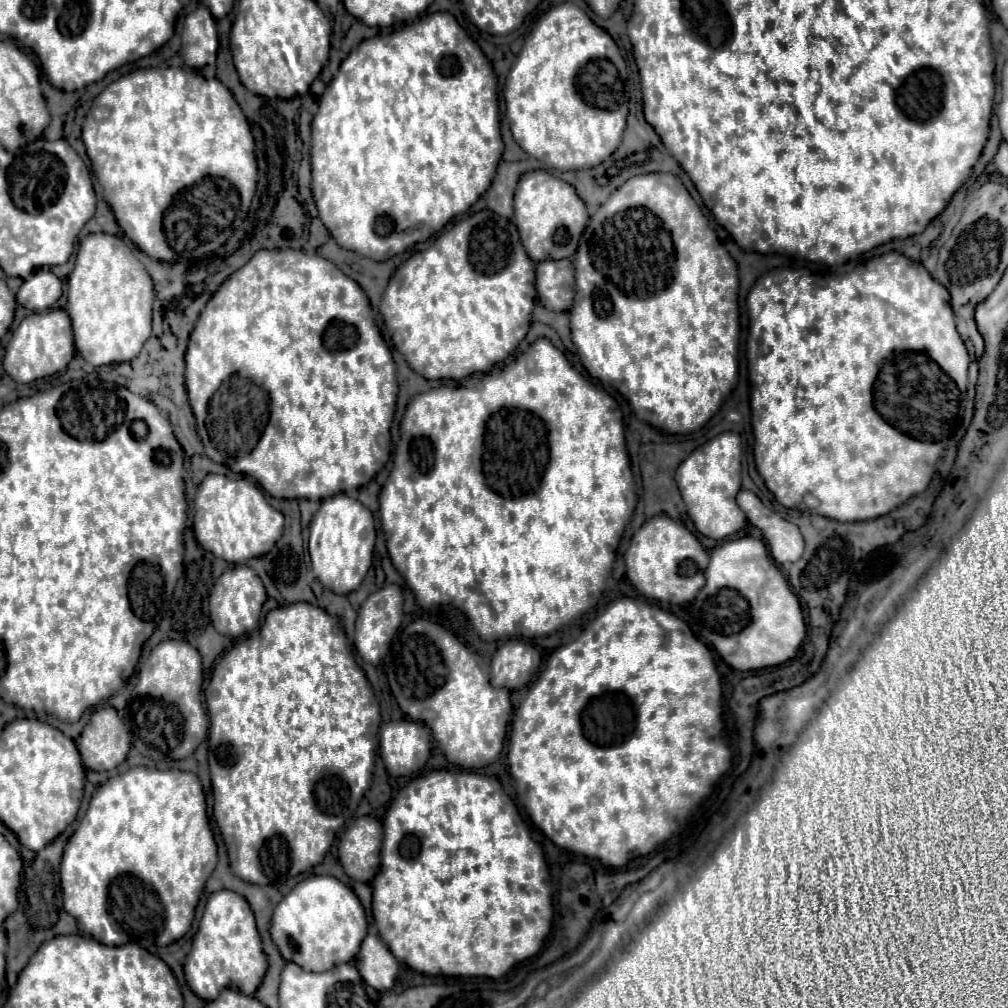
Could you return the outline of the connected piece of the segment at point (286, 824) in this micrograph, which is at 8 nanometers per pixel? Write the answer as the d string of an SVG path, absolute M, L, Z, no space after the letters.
M295 602L289 606L275 608L267 614L265 624L260 629L239 640L215 666L211 682L205 690L207 710L209 710L209 770L211 770L211 784L213 784L213 817L221 828L221 836L227 844L229 852L229 866L235 876L267 886L267 884L283 884L285 878L297 876L317 864L323 862L323 856L331 848L337 830L345 824L345 820L355 812L359 800L363 798L365 790L369 788L371 774L373 774L373 758L377 752L377 734L379 734L379 704L373 696L371 684L365 678L363 670L357 666L353 654L347 648L345 632L337 618L329 616L323 608Z

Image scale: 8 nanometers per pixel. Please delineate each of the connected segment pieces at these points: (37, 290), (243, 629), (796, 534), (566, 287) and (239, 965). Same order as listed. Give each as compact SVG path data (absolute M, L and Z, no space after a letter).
M47 268L37 270L17 292L17 302L33 312L43 312L59 300L63 292L61 280Z
M231 566L231 568L227 568L215 580L215 586L213 586L211 596L209 596L213 628L219 634L231 636L231 638L239 638L243 634L253 632L259 626L259 614L261 614L261 606L263 606L265 598L267 598L267 594L265 594L263 582L255 574L255 570L251 570L249 566Z
M749 490L739 492L737 504L745 512L747 520L763 532L771 556L777 564L799 560L799 556L803 554L803 536L795 524L765 508L763 502Z
M545 260L537 264L537 294L547 310L567 312L573 302L573 264L571 260Z
M231 890L213 892L207 898L191 952L185 958L185 978L189 988L203 1000L215 1000L223 988L233 988L253 996L265 976L265 970L267 956L261 950L261 940L249 902Z

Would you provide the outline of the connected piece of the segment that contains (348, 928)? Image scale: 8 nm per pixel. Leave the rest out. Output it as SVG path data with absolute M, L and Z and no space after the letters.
M311 876L301 880L275 906L269 926L269 936L285 960L291 960L305 970L323 972L333 964L351 962L359 952L359 944L367 934L363 906L355 892L333 876Z

